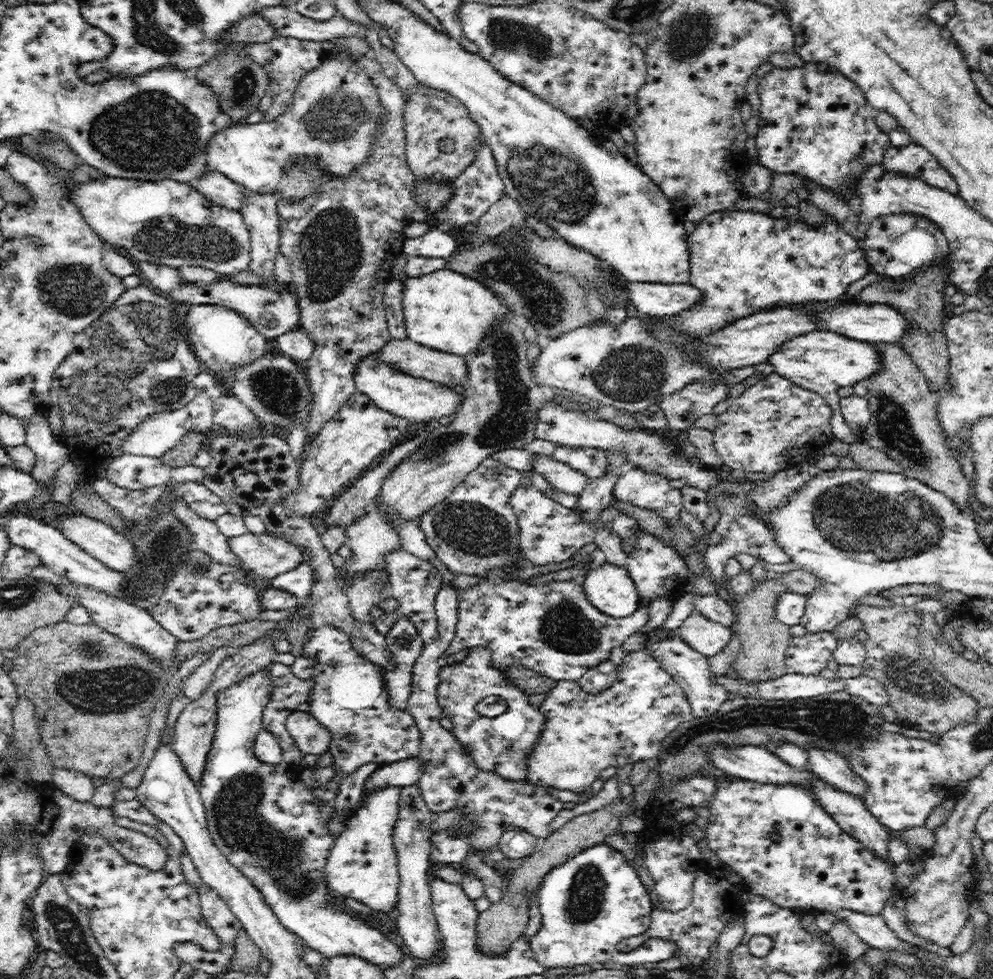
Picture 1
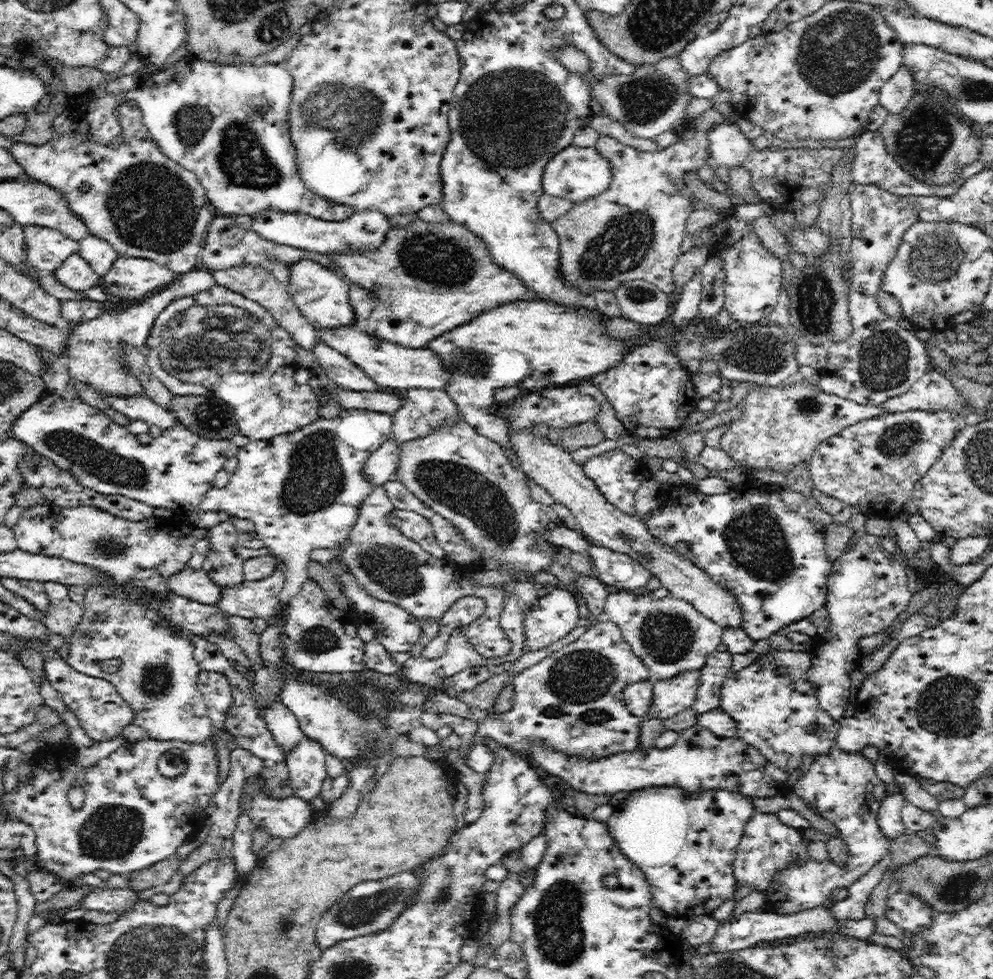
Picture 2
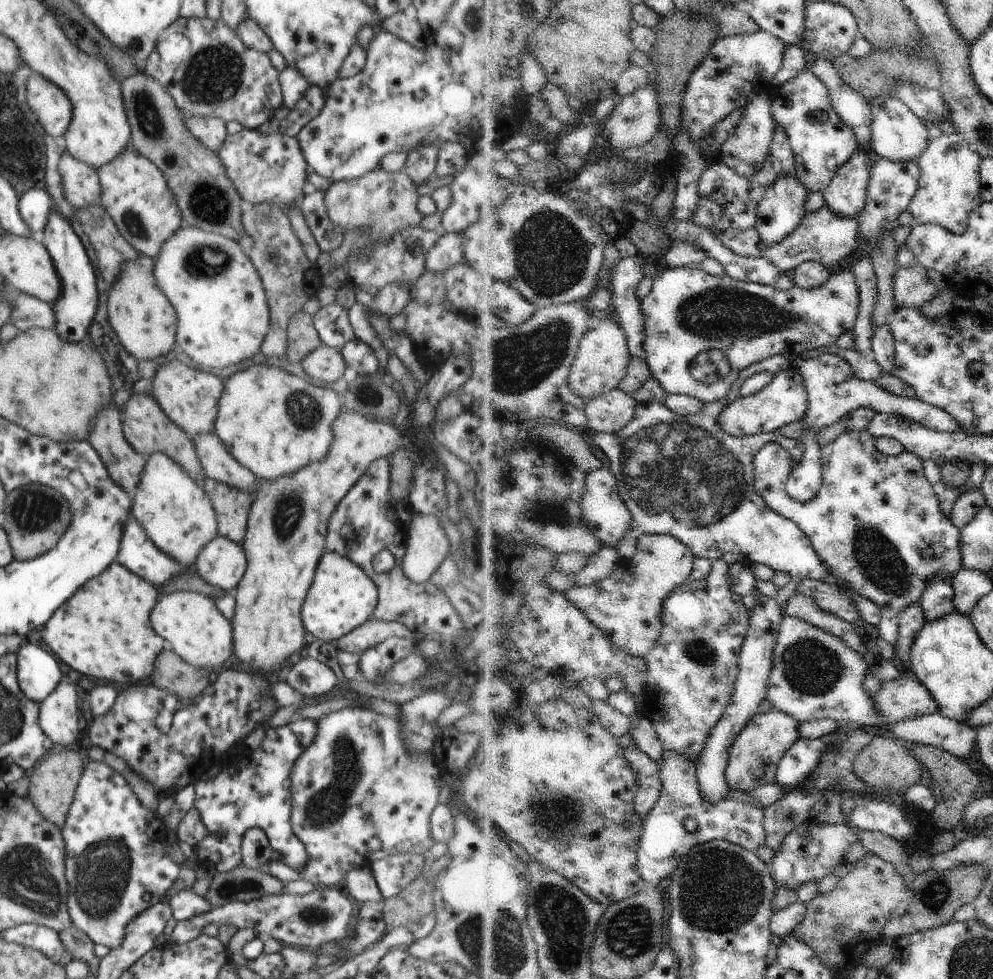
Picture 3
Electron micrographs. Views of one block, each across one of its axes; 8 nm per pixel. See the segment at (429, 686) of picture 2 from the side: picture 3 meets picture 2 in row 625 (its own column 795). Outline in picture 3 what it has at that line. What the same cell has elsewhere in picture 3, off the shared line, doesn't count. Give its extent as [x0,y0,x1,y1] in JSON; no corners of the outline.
[755,429,961,647]

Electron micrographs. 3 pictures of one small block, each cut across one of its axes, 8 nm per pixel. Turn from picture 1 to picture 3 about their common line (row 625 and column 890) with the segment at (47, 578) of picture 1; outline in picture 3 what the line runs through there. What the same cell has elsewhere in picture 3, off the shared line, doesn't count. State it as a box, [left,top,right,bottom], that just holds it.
[872,98,929,162]

